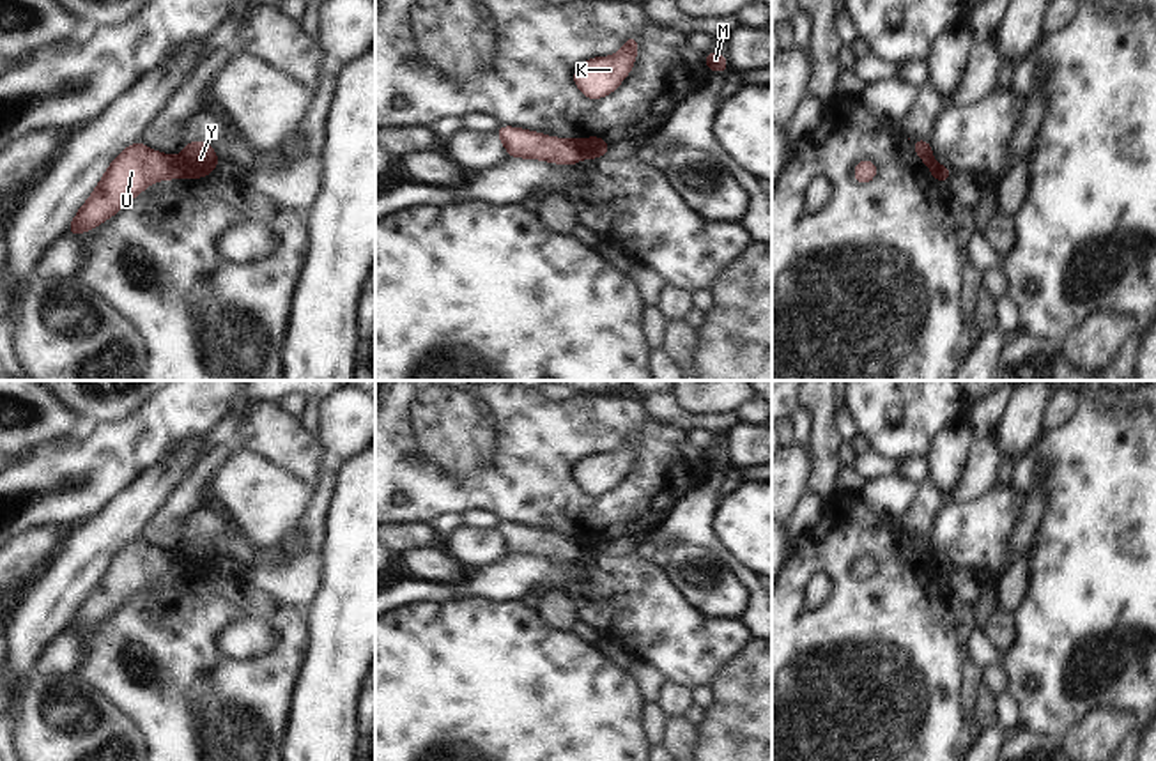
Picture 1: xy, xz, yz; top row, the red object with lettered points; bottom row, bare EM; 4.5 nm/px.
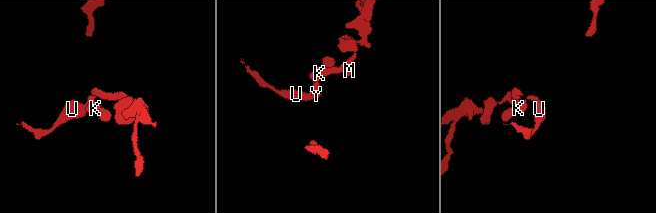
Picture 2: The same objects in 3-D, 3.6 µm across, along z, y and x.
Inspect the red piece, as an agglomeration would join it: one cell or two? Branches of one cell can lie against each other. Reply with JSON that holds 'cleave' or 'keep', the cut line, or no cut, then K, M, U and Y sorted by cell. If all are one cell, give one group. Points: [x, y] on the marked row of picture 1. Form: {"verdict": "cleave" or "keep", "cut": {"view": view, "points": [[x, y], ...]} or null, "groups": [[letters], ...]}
{"verdict": "cleave", "cut": {"view": "xy", "points": [[177, 158], [183, 176]]}, "groups": [["K", "M", "Y"], ["U"]]}

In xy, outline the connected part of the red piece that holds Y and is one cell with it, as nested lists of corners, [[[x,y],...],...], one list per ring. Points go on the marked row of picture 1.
[[[198,140],[184,143],[184,150],[177,159],[182,165],[182,177],[193,181],[207,177],[221,161],[211,143]]]

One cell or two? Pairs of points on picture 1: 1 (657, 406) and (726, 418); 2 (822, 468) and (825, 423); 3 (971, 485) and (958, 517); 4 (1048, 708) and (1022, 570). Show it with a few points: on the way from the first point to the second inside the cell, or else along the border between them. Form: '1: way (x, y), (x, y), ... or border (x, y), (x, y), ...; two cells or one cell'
1: way (675, 416), (682, 420), (709, 420); one cell
2: way (825, 457), (825, 434); one cell
3: border (997, 484), (972, 501), (953, 499); two cells
4: border (1032, 551), (1025, 597), (1013, 607); two cells

